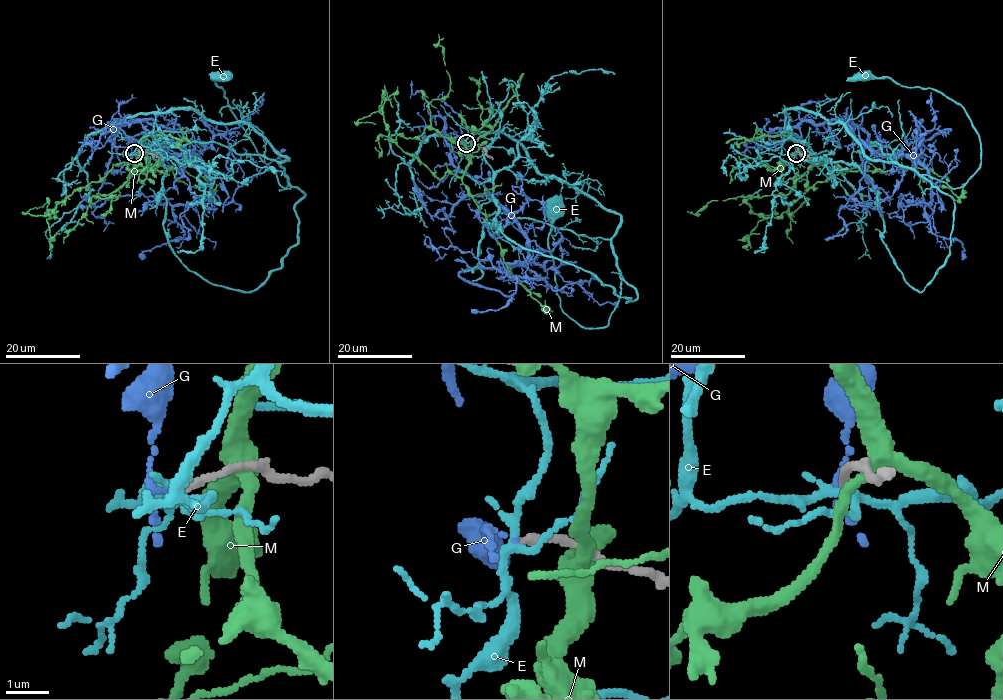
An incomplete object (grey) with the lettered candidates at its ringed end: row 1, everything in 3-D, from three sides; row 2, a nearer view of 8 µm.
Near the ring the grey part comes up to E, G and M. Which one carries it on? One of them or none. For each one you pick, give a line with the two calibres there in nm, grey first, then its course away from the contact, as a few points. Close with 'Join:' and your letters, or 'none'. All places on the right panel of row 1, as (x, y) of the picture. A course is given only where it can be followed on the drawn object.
Join: none

